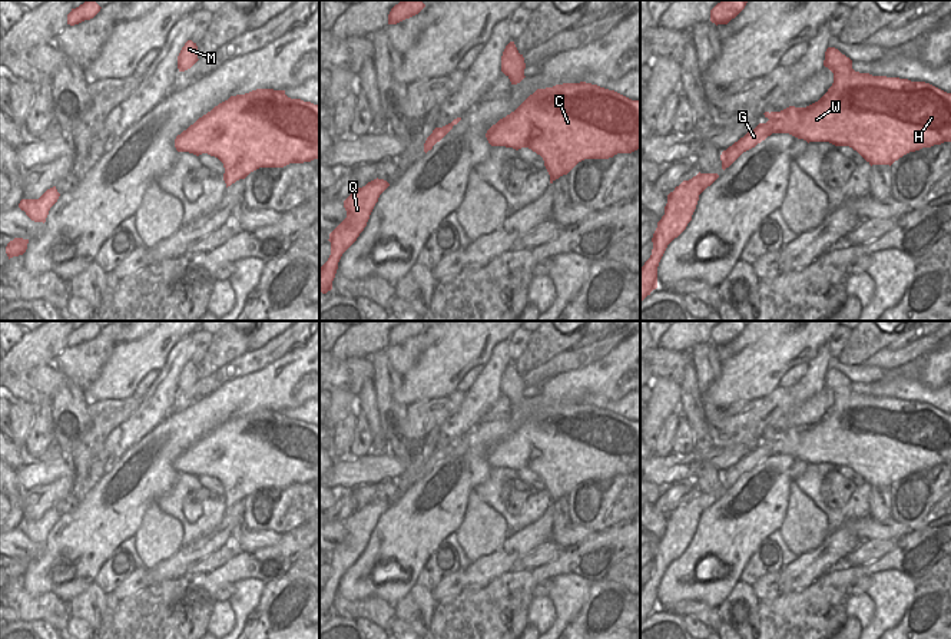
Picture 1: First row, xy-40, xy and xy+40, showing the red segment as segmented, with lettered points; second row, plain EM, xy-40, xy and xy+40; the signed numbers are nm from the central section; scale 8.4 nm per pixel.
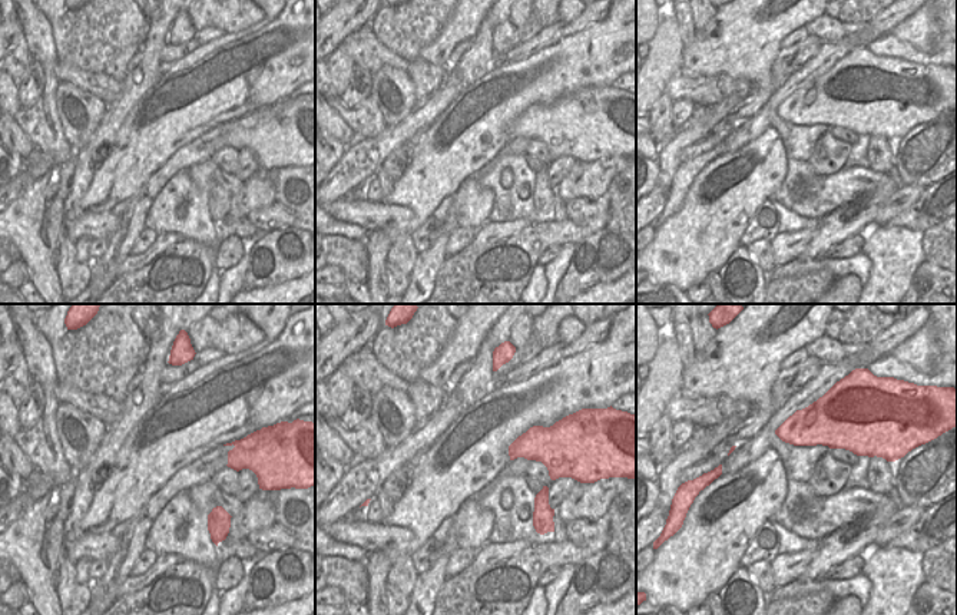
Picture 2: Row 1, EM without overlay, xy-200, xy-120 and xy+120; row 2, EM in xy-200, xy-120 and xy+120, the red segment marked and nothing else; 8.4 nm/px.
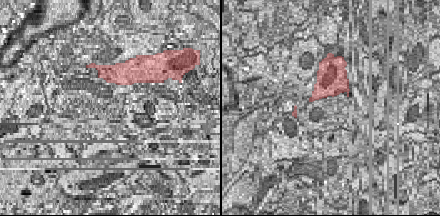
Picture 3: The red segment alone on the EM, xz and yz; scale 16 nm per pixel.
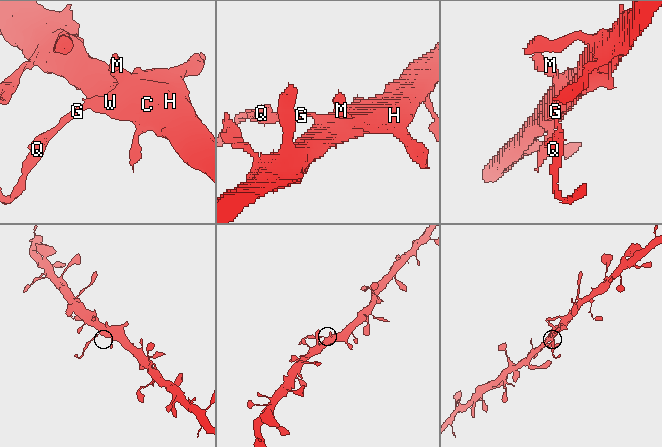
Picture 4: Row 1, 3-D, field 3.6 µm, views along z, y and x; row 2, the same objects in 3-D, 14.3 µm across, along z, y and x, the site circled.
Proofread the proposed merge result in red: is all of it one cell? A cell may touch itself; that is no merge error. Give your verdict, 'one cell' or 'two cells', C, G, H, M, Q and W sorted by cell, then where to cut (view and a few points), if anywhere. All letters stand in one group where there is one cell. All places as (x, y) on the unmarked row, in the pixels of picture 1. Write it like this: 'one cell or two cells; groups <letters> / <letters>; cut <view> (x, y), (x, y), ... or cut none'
two cells; groups C H M W / G Q; cut xy+40 (768, 441), (772, 453)

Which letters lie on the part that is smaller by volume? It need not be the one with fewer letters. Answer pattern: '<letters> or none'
G, Q

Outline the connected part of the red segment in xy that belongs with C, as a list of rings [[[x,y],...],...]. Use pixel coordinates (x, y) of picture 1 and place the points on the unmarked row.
[[[586,403],[537,410],[514,433],[493,446],[486,458],[491,467],[528,469],[540,476],[553,504],[584,480],[609,480],[637,471],[640,421]]]

